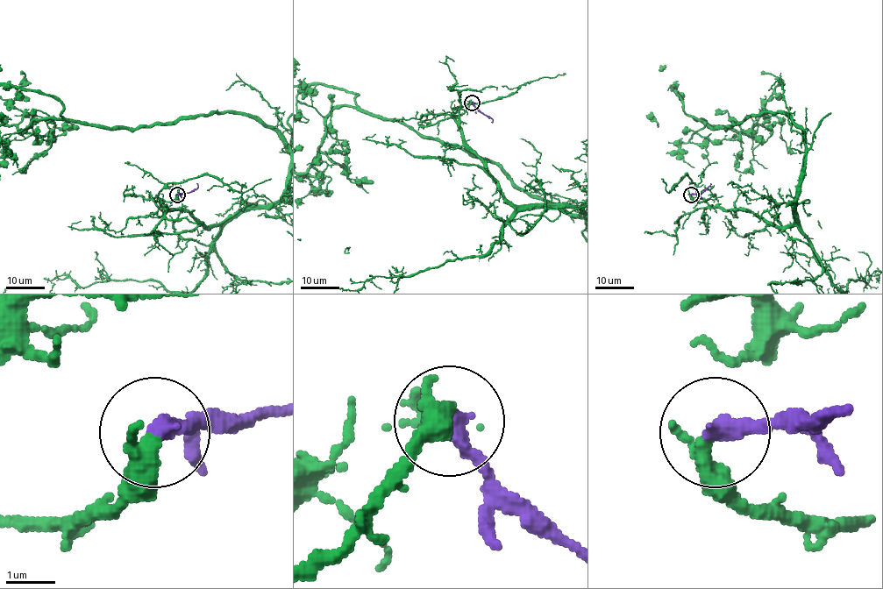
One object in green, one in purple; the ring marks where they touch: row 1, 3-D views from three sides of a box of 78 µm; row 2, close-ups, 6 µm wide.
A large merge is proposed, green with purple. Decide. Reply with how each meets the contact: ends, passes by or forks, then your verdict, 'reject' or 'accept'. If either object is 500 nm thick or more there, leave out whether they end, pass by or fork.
green ends there; purple ends there; accept

